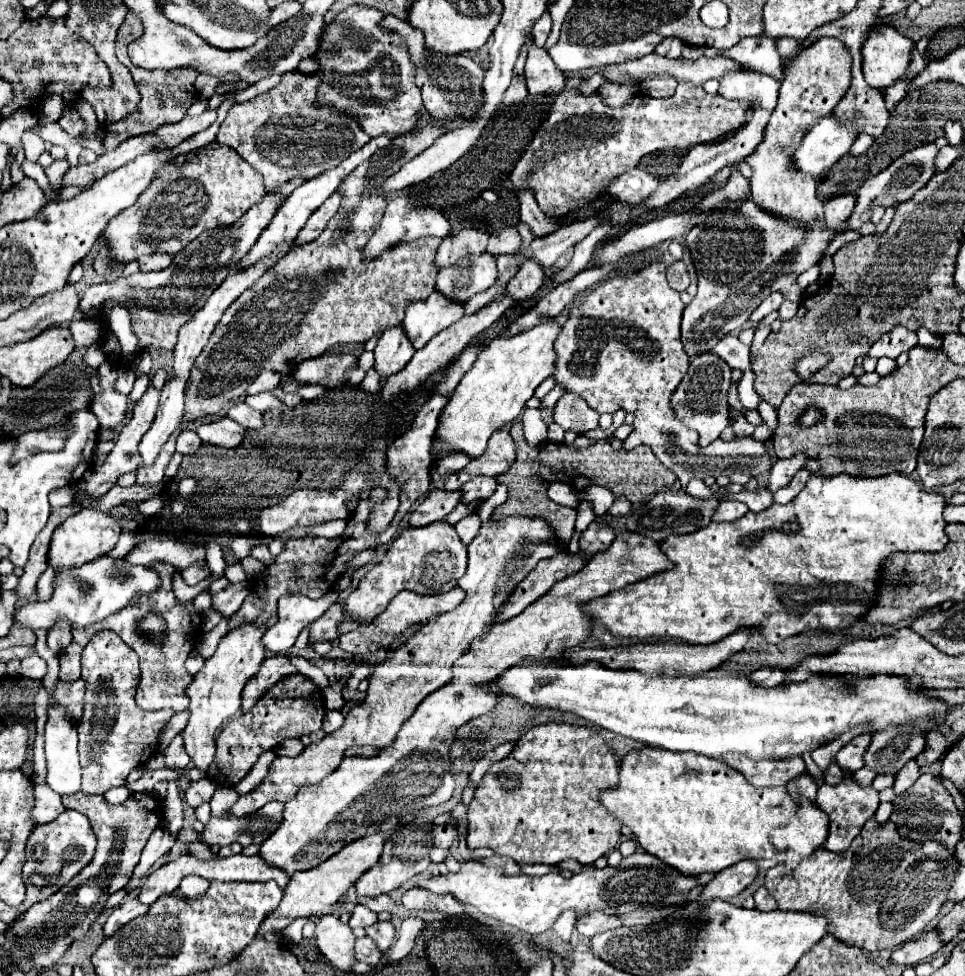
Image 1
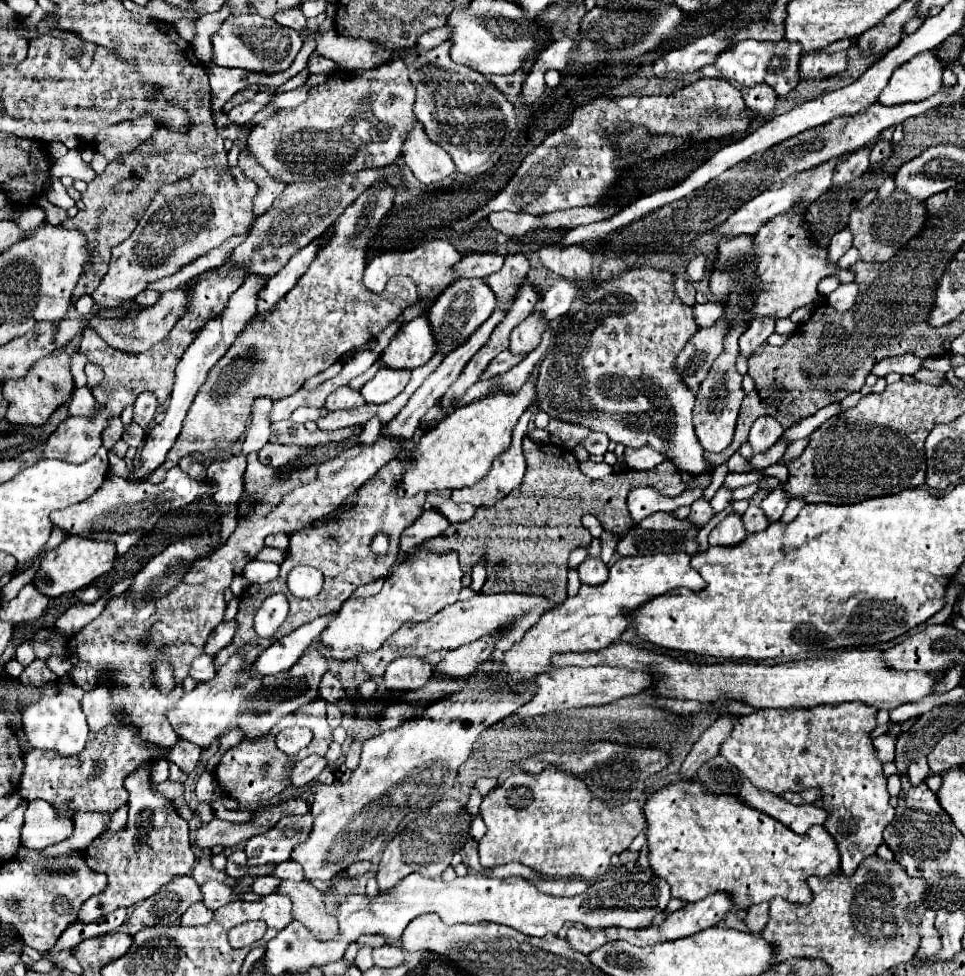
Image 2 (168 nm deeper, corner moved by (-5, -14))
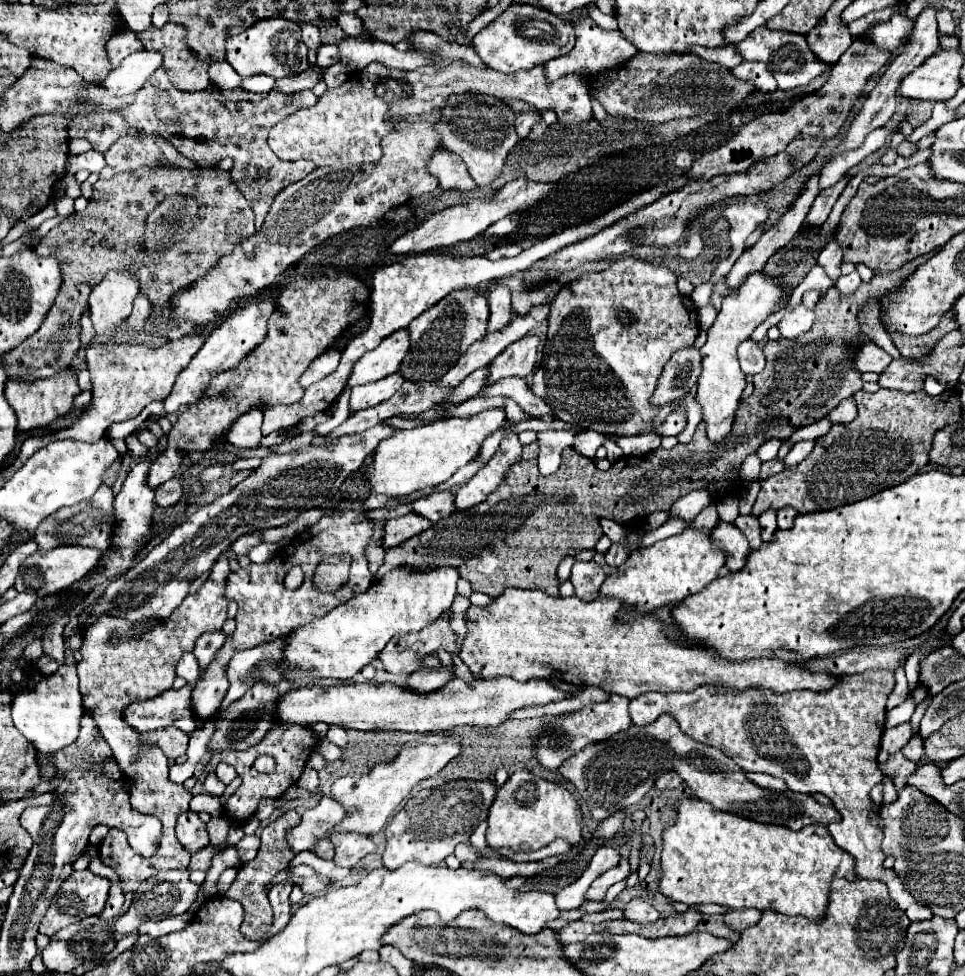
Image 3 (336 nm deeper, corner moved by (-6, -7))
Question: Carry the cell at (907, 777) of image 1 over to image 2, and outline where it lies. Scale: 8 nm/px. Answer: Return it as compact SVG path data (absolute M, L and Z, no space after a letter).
M919 758L917 762L911 762L911 766L909 766L909 778L911 778L911 784L913 784L913 786L921 784L927 776L929 776L927 758Z

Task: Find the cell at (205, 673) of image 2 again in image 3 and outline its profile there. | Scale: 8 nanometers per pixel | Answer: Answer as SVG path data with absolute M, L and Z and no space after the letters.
M194 653L182 655L182 659L176 665L176 675L182 677L182 679L186 679L190 685L198 681L198 677L200 677L200 665L198 665L198 659L194 657Z

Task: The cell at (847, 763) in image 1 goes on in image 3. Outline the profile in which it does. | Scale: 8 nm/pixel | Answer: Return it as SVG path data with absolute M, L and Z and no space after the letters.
M902 723L898 727L892 727L892 729L886 729L884 735L882 735L882 741L880 741L880 747L888 753L898 753L912 737L912 731L910 731L910 725L908 723Z

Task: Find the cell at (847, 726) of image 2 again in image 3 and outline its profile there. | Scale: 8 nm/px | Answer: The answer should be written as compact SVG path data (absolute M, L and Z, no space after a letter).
M864 671L856 675L846 675L842 687L834 687L834 691L828 693L814 693L814 691L794 691L786 695L770 695L770 691L720 693L714 691L714 687L702 687L692 693L646 693L630 701L630 719L634 725L650 725L664 713L674 715L682 733L690 735L694 741L726 751L726 755L730 755L730 759L734 759L744 771L782 777L786 785L798 793L824 793L842 815L840 821L828 825L828 831L832 839L840 845L840 849L844 849L854 857L856 875L884 881L890 889L892 901L898 903L898 907L914 923L930 919L932 911L920 905L910 895L910 891L902 885L894 869L882 867L882 861L886 857L880 847L882 819L880 813L876 811L876 803L870 799L872 787L884 779L876 755L880 751L880 737L884 731L886 697L890 695L892 689L894 689L894 675L890 675L890 671Z

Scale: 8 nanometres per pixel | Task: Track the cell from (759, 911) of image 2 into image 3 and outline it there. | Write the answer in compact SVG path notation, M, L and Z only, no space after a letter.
M732 909L732 911L728 911L728 913L724 915L724 921L726 921L732 929L736 929L736 931L744 931L744 929L748 929L750 925L758 923L760 917L762 917L762 911L758 911L758 909L742 909L742 911Z

